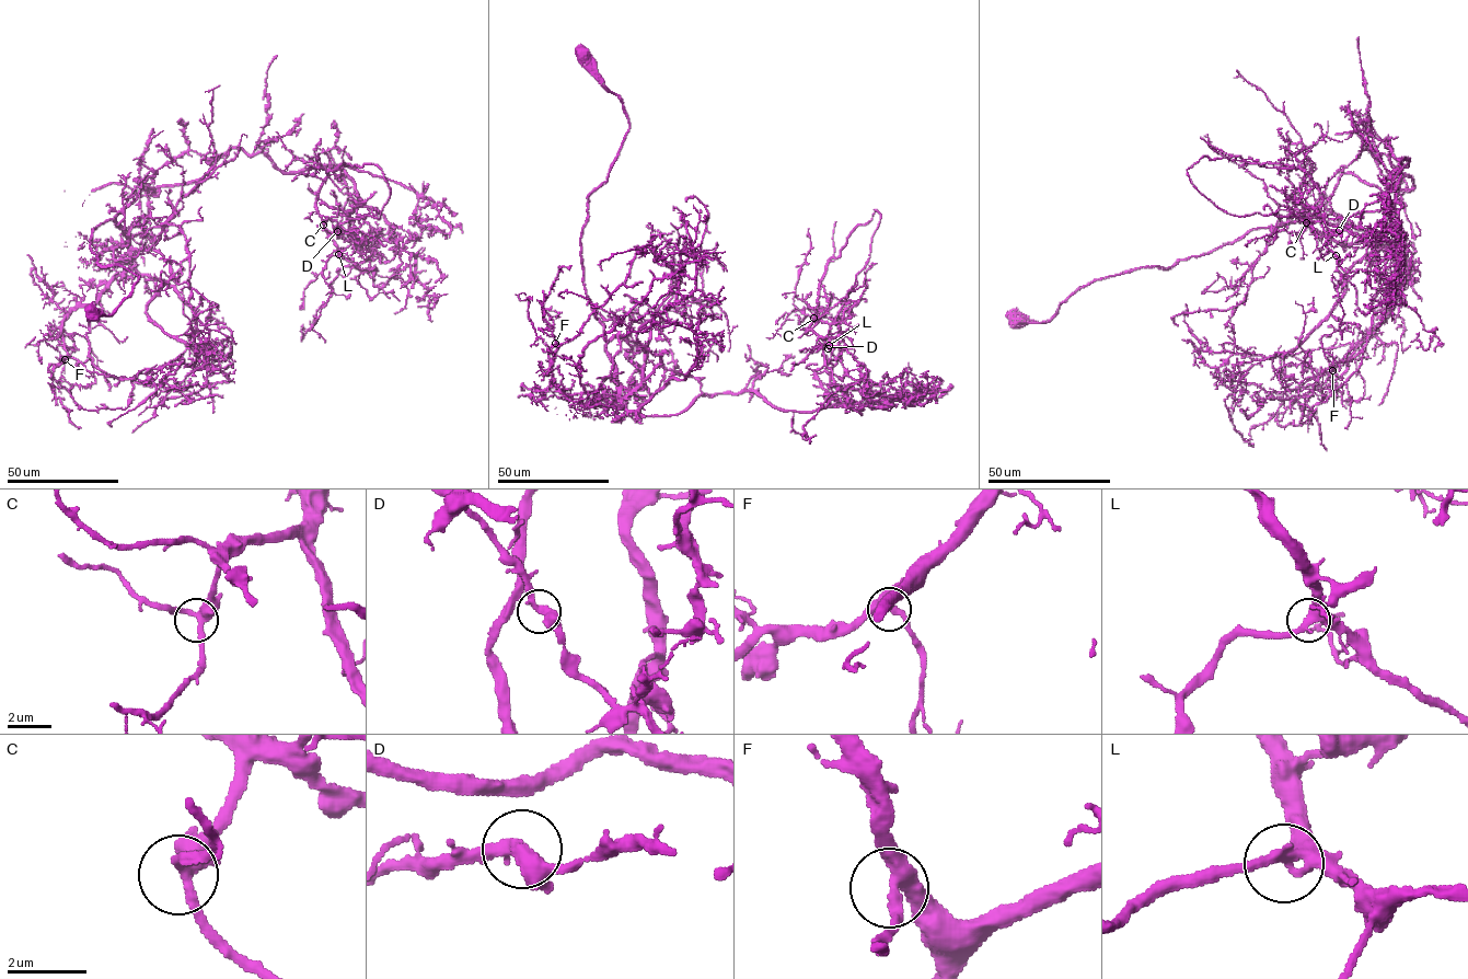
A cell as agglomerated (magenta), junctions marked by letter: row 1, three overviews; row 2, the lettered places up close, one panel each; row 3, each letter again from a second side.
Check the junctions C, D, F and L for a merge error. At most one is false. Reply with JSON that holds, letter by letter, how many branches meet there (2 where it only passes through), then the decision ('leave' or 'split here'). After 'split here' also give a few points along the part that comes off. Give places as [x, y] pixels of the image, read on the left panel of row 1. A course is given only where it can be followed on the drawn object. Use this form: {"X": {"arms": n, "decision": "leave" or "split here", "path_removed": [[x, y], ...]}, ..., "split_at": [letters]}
{"C": {"arms": 3, "decision": "leave"}, "D": {"arms": 3, "decision": "split here", "path_removed": [[337, 231], [330, 234], [322, 216], [367, 249], [371, 263], [338, 271], [301, 341], [302, 324]]}, "F": {"arms": 3, "decision": "leave"}, "L": {"arms": 3, "decision": "leave"}, "split_at": ["D"]}

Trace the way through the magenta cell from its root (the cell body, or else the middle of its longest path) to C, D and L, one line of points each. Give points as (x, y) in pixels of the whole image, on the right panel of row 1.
C: (1019, 320), (1250, 230), (1341, 223), (1341, 174), (1410, 188), (1389, 139), (1408, 159), (1379, 238), (1306, 222)
D: (1019, 320), (1250, 230), (1341, 223), (1341, 174), (1413, 186), (1389, 139), (1396, 199), (1339, 230)
L: (1019, 320), (1250, 230), (1341, 223), (1341, 174), (1413, 186), (1389, 139), (1396, 199), (1329, 231), (1336, 255)

